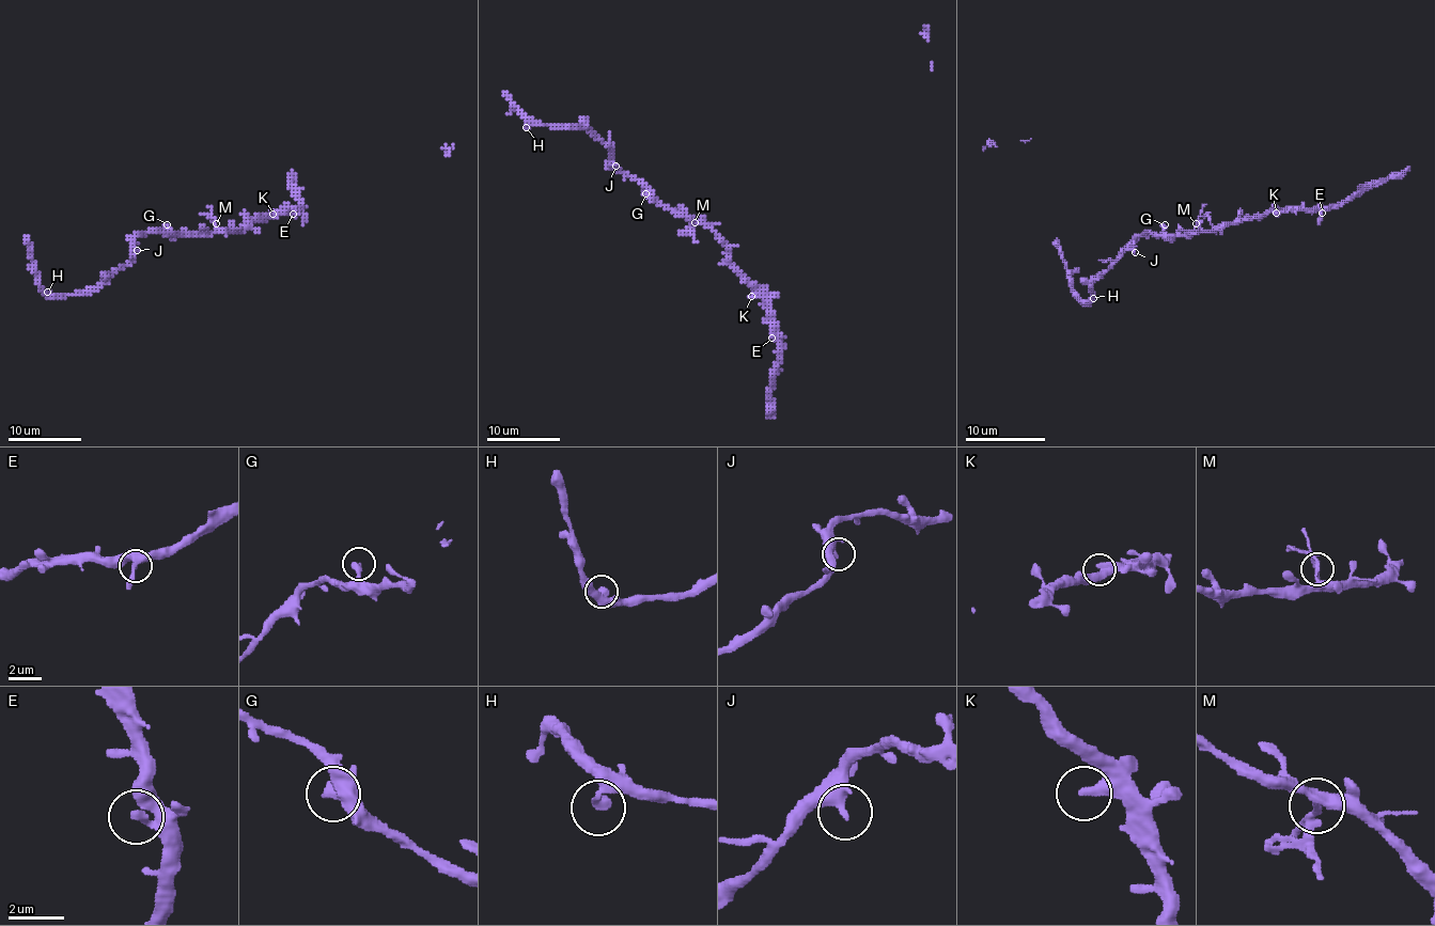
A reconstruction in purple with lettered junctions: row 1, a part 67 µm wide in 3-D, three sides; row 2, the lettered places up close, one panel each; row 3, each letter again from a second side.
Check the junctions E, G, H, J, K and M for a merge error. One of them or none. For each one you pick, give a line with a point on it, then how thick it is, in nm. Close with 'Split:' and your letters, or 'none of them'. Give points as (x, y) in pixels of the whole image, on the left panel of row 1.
M: place (216, 223); calibre 200 nm
Split: M

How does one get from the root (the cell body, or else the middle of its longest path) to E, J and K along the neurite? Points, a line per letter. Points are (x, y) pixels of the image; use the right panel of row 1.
E: (1198, 230), (1216, 230), (1225, 224), (1262, 218), (1278, 210), (1322, 213)
J: (1198, 230), (1190, 234), (1142, 232), (1135, 240), (1135, 252)
K: (1198, 230), (1216, 230), (1225, 224), (1238, 224), (1262, 218), (1272, 210), (1276, 213)

